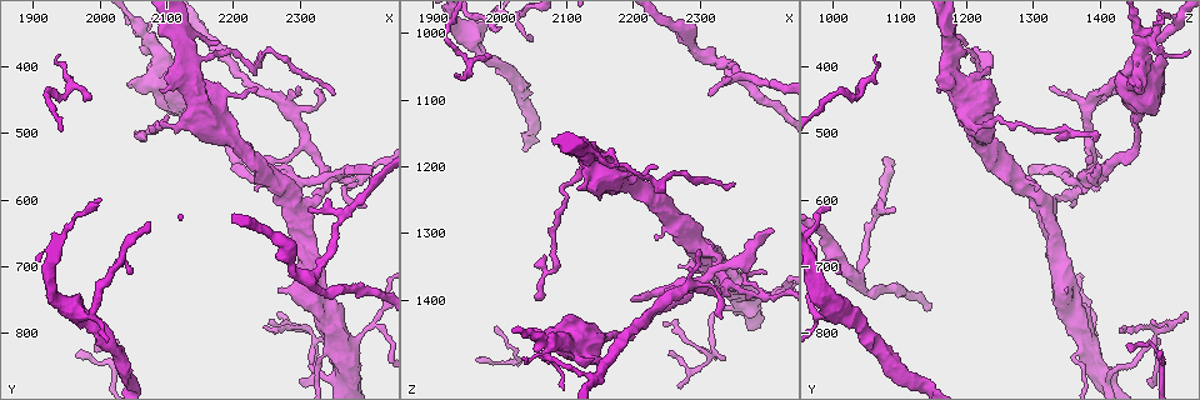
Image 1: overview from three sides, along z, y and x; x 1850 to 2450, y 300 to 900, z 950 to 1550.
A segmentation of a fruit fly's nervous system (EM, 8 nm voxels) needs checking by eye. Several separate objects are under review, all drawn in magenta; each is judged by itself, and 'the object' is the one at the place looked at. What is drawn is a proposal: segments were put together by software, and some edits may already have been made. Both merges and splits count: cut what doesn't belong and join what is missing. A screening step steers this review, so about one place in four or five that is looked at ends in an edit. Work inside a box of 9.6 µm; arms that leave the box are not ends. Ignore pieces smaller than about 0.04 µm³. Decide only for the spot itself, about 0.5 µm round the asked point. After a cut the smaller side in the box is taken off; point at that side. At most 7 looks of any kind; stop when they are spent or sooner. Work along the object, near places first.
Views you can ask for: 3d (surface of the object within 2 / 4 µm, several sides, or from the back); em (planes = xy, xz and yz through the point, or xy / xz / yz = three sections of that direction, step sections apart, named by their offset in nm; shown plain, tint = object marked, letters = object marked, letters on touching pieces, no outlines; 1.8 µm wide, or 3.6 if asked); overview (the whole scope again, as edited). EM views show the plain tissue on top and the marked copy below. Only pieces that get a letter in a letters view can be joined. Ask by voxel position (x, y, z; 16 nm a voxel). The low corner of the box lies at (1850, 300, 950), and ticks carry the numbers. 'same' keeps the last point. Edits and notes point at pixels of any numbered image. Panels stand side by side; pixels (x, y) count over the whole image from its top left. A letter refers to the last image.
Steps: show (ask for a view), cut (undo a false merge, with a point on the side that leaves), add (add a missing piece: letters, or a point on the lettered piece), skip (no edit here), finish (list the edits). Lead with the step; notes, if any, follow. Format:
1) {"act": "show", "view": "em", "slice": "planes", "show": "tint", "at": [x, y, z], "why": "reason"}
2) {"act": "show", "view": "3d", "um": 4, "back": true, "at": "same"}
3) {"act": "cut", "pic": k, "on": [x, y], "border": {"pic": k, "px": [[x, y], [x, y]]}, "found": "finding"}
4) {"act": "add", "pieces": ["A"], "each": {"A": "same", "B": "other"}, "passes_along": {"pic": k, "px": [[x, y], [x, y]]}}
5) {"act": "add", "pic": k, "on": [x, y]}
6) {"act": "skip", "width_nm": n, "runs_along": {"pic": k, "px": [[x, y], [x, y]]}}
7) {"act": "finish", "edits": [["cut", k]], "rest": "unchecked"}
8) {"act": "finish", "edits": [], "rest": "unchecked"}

{"act": "show", "view": "3d", "um": 4, "at": [2070, 355, 1470]}

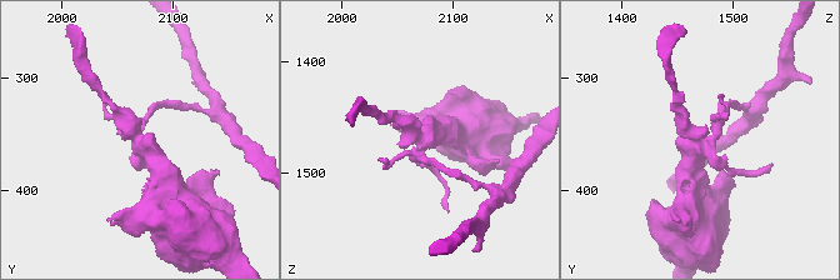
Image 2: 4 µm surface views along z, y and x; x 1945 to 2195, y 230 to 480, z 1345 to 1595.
{"act": "show", "view": "em", "slice": "xz", "step": 4, "show": "tint", "at": [2070, 356, 1472], "why": "shape alone is not enough"}

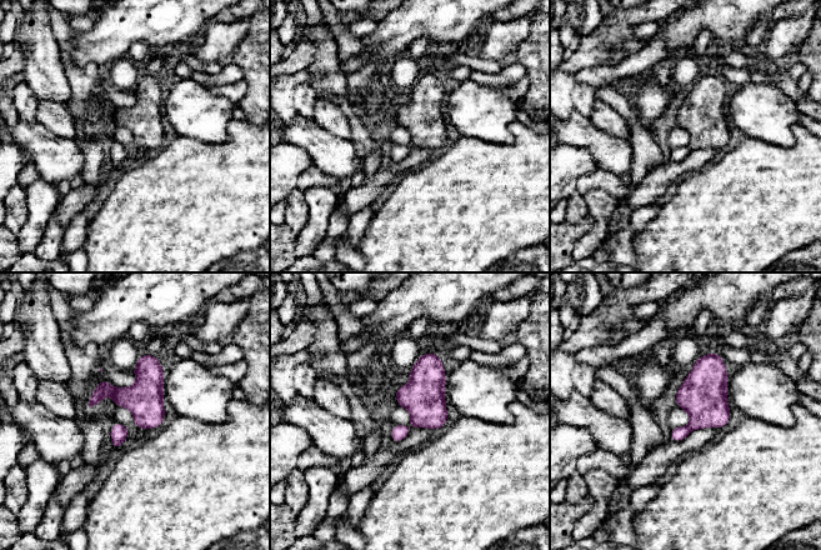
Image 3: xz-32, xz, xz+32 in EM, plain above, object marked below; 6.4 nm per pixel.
{"act": "show", "view": "em", "slice": "planes", "show": "letters", "at": "same"}

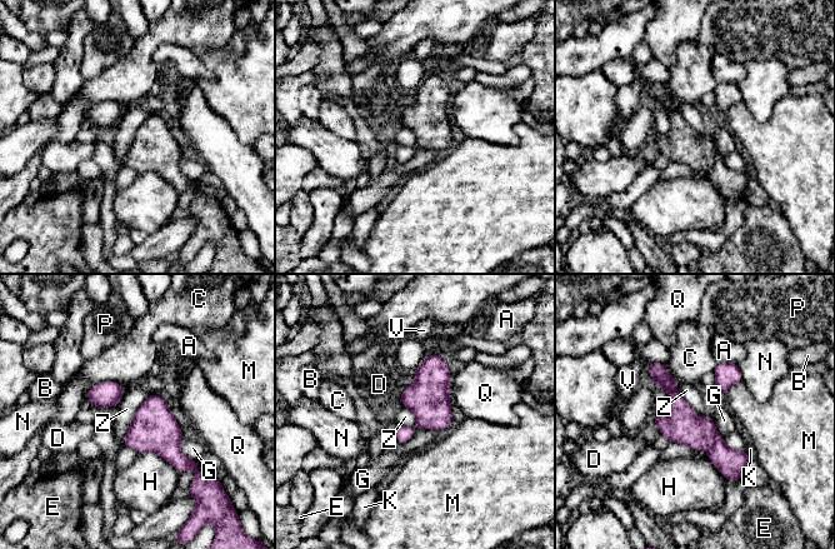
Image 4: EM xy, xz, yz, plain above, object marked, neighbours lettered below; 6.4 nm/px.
{"act": "cut", "pic": 4, "on": [680, 424], "each": {"A": "other", "B": "other", "C": "other", "D": "other", "E": "other", "G": "other", "H": "other", "K": "other", "M": "other", "N": "other", "P": "other", "Q": "other", "V": "other", "Z": "other"}, "part_leaving": {"pic": 4, "px": [[651, 367], [706, 445]]}, "found": "two cells meet here"}

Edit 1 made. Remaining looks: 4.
{"act": "show", "view": "3d", "um": 4, "at": [2265, 735, 1355], "why": "stops while still wide"}

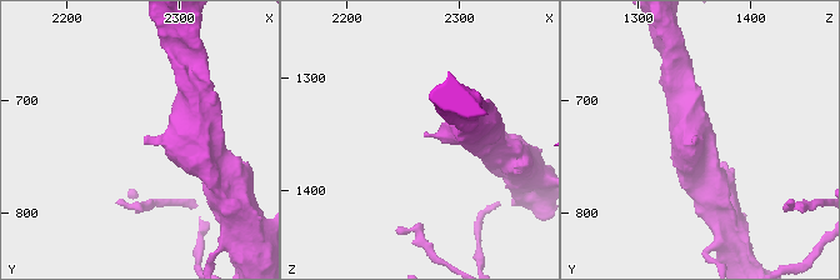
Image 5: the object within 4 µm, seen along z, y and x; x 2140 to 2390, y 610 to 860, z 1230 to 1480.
{"act": "show", "view": "em", "slice": "planes", "show": "letters", "at": [2266, 732, 1356]}

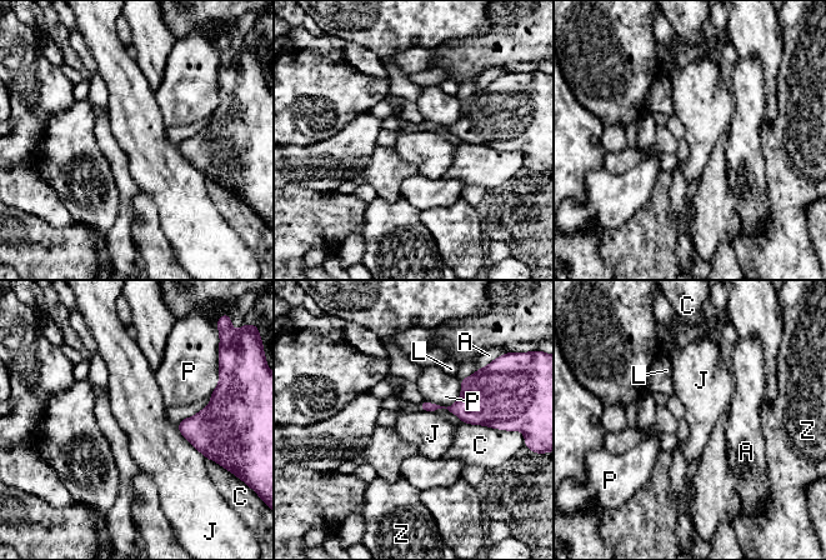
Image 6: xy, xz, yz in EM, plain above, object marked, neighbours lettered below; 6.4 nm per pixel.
{"act": "skip", "longest_contact_nm": ["J", 280], "each": {"A": "other", "C": "other", "J": "other", "L": "other", "P": "other", "Z": "other"}, "found": "no lettered piece goes on from it"}

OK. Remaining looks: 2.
{"act": "show", "view": "3d", "um": 4, "at": [2120, 395, 1235], "why": "branch stops here"}

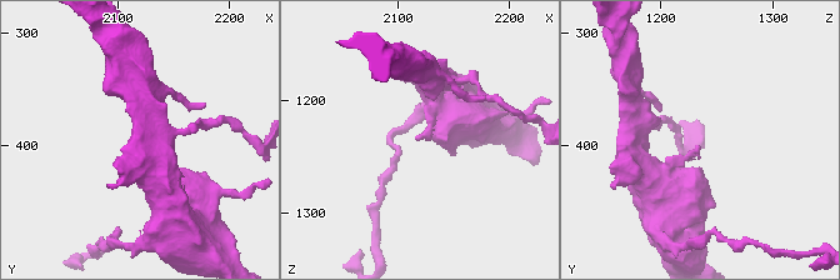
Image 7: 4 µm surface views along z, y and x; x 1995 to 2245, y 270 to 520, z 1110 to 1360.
{"act": "show", "view": "em", "slice": "planes", "show": "letters", "at": [2118, 402, 1232]}

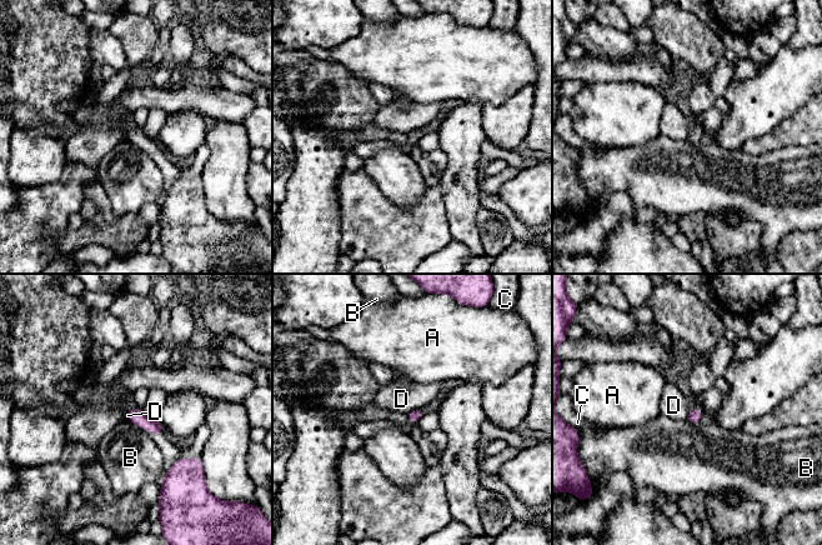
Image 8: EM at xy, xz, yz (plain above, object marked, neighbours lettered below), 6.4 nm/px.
{"act": "skip", "each": {"A": "other", "B": "other", "C": "other", "D": "other"}, "border": {"pic": 8, "px": [[421, 408], [412, 409], [407, 414]]}, "found": "none of them fits"}

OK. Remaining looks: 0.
{"act": "finish", "edits": [["cut", 4]], "rest": "unchecked"}

